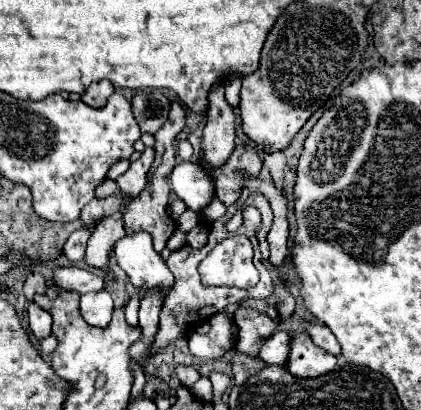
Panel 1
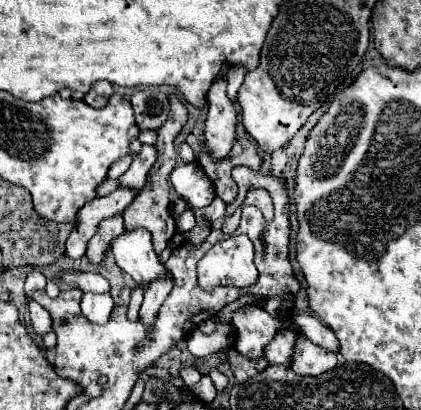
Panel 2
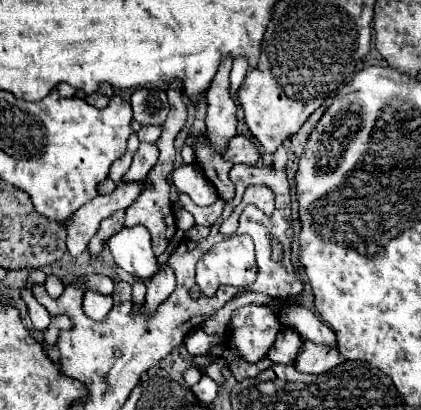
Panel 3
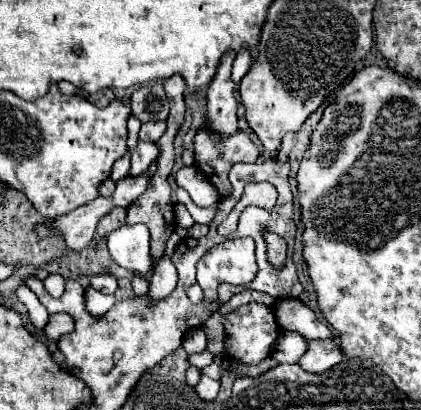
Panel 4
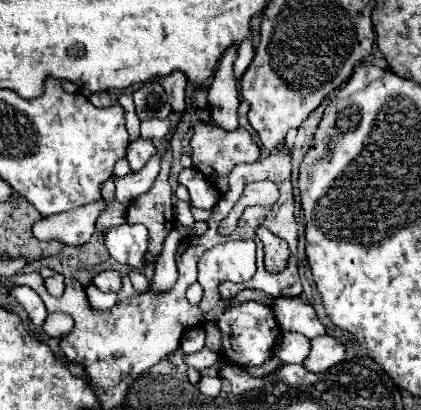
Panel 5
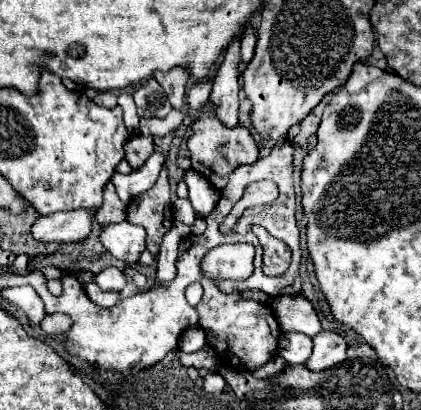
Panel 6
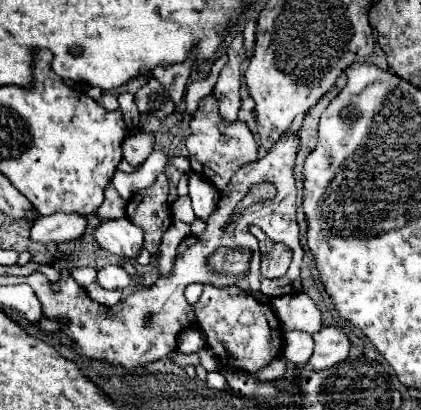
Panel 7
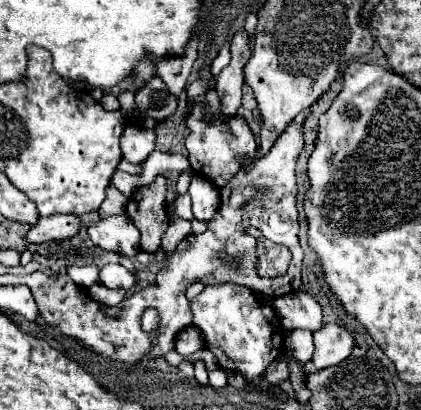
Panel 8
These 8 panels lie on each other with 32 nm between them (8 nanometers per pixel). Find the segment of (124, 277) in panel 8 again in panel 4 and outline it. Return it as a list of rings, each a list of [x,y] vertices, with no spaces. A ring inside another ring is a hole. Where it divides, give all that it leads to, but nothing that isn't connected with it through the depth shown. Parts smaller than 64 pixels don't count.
[[[98,274],[90,278],[90,286],[102,294],[114,294],[118,288],[118,278],[114,274]]]

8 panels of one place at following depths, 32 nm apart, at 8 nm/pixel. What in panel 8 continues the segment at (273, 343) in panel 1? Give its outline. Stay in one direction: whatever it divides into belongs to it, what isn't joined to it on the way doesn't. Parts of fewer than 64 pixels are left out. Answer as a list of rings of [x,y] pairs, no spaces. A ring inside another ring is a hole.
[[[292,330],[284,338],[284,352],[292,356],[294,360],[300,360],[300,364],[310,362],[314,354],[314,342],[312,342],[312,332],[304,330]]]

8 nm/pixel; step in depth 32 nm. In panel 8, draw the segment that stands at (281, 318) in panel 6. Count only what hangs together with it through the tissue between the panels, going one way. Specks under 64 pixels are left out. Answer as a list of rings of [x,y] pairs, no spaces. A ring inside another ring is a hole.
[[[292,292],[280,296],[272,302],[282,328],[286,330],[310,330],[316,332],[322,328],[322,308],[306,292]]]

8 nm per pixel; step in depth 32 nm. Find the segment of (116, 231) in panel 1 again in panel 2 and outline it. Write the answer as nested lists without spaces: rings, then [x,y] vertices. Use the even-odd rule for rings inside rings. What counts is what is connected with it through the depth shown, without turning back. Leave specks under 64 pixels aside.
[[[112,216],[110,220],[102,220],[96,234],[90,238],[88,242],[88,250],[86,250],[86,258],[92,264],[100,264],[104,260],[106,250],[110,248],[112,240],[116,236],[120,236],[124,232],[124,220],[122,216]]]

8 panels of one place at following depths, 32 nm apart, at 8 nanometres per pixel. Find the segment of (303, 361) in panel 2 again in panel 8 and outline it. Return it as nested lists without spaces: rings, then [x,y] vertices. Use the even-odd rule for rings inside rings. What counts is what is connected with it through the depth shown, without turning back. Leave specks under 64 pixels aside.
[[[324,324],[316,334],[314,334],[314,356],[312,364],[316,370],[340,364],[346,360],[354,348],[354,338],[344,326],[338,324]]]

